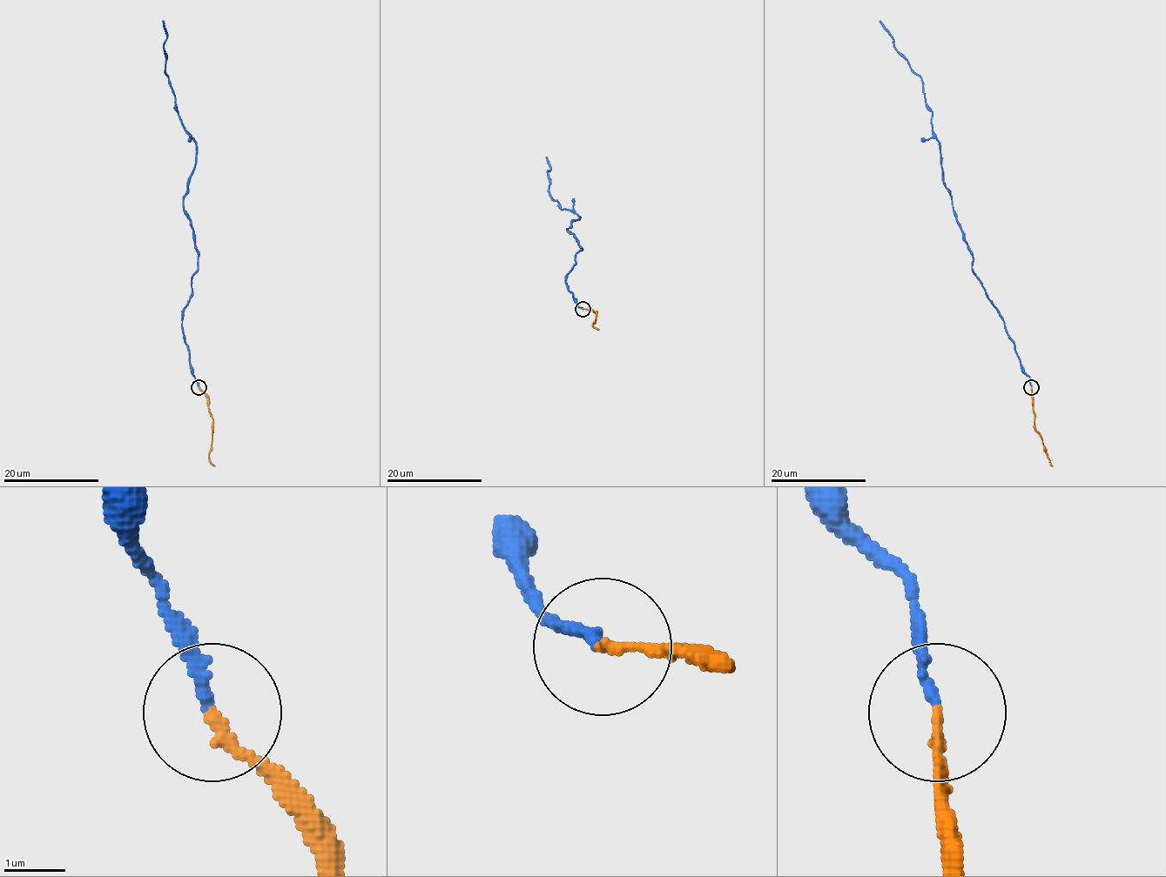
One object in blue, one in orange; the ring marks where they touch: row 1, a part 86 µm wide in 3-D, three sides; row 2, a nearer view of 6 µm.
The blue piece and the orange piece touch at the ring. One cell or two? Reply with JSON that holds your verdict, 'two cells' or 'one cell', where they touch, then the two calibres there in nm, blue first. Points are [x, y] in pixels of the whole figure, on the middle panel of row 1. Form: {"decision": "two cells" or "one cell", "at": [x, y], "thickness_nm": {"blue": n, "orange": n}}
{"decision": "one cell", "at": [582, 309], "thickness_nm": {"blue": 180, "orange": 170}}

